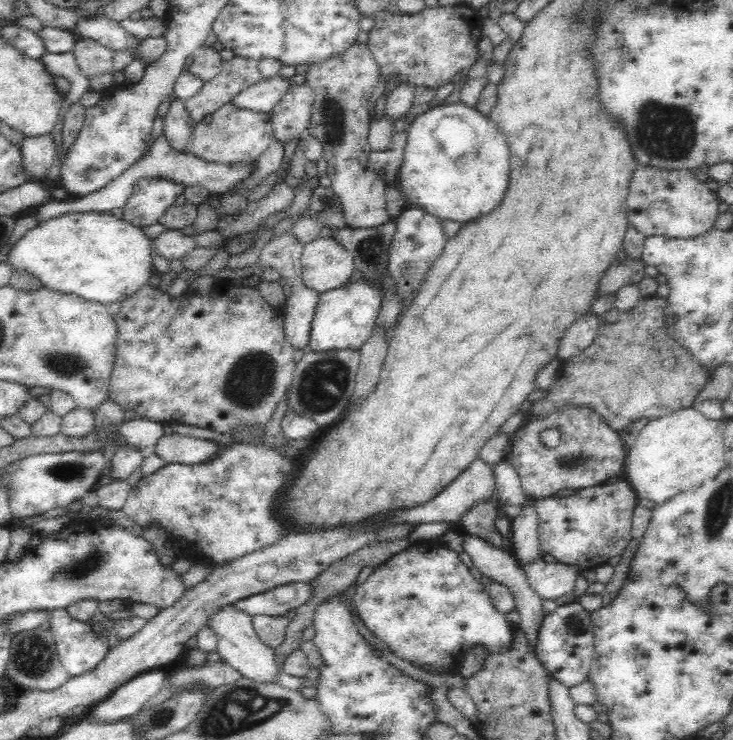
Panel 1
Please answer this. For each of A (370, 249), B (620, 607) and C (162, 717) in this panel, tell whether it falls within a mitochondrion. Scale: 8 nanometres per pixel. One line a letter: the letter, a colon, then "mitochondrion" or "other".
A: mitochondrion
B: other
C: mitochondrion

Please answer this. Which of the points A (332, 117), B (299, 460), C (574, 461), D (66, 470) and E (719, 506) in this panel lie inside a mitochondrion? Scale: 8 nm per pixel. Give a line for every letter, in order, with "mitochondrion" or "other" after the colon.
A: mitochondrion
B: other
C: mitochondrion
D: mitochondrion
E: mitochondrion

